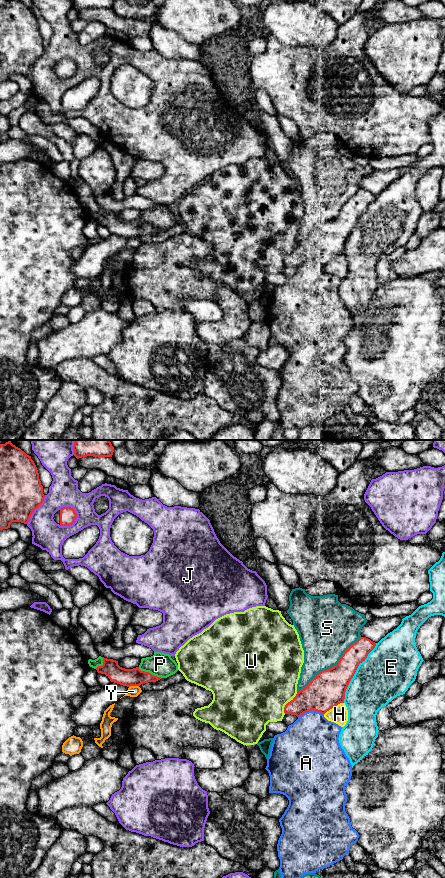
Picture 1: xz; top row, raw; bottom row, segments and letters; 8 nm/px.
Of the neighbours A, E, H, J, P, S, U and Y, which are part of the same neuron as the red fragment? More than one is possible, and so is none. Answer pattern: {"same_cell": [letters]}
{"same_cell": []}

